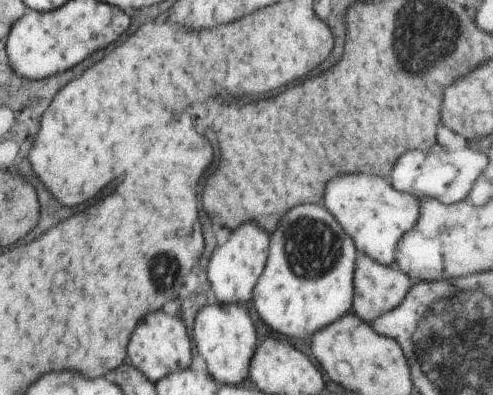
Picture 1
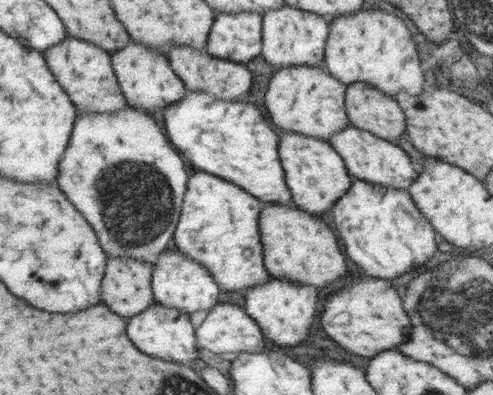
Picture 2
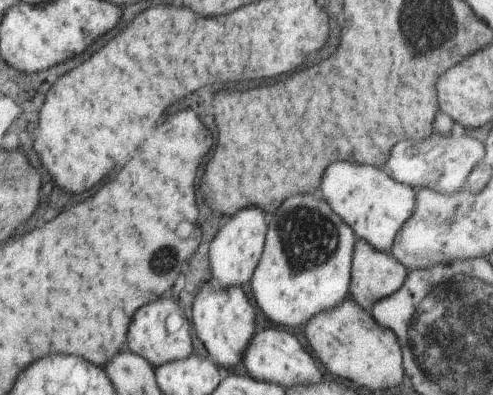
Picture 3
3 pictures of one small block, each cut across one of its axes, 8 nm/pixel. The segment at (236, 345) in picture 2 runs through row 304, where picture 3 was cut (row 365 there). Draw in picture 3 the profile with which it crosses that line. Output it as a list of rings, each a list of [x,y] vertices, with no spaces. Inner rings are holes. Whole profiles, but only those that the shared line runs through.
[[[207,282],[203,286],[199,284],[197,296],[193,298],[191,308],[193,308],[191,324],[195,326],[195,336],[207,350],[207,358],[211,358],[215,362],[215,366],[223,372],[233,368],[237,362],[241,362],[245,350],[249,348],[251,340],[255,338],[253,336],[255,312],[253,312],[253,306],[249,304],[249,300],[245,298],[243,288],[221,290],[221,288],[217,288],[215,282]]]

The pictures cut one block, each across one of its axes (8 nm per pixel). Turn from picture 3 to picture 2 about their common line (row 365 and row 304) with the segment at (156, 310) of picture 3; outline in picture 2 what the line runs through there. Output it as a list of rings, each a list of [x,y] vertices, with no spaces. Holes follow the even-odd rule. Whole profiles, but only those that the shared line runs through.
[[[153,302],[145,312],[139,312],[137,316],[129,316],[127,332],[131,332],[131,340],[135,340],[135,344],[139,344],[139,348],[143,348],[143,352],[147,352],[149,356],[183,362],[183,364],[197,358],[189,314],[185,314],[185,310],[181,308],[169,308],[161,302]]]

